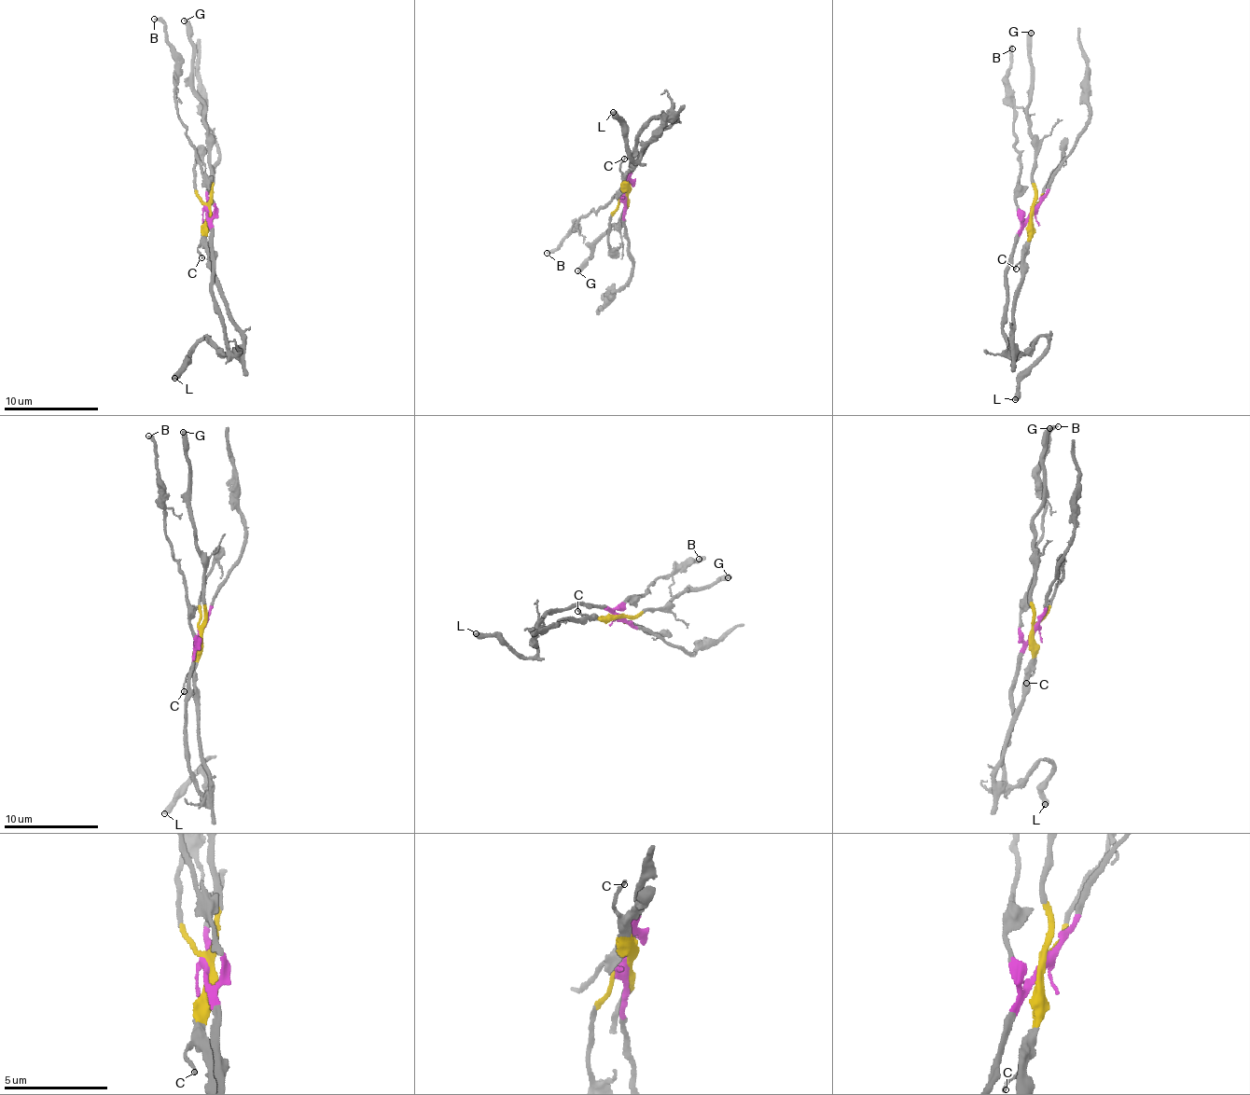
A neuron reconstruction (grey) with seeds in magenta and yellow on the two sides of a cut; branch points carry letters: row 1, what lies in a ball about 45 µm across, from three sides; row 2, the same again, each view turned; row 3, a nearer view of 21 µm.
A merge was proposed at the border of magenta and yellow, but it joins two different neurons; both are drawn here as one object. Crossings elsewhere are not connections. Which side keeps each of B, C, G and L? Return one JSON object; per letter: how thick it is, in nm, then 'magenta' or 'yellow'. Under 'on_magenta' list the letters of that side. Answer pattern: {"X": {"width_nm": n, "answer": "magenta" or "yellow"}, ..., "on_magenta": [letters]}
{"B": {"width_nm": 260, "answer": "magenta"}, "C": {"width_nm": 140, "answer": "yellow"}, "G": {"width_nm": 400, "answer": "yellow"}, "L": {"width_nm": 480, "answer": "magenta"}, "on_magenta": ["B", "L"]}

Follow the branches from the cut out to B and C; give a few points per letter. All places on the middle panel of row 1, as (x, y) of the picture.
B: (625, 196), (629, 183), (612, 200), (579, 218), (560, 247), (548, 252)
C: (625, 196), (628, 186), (618, 169), (625, 158)

